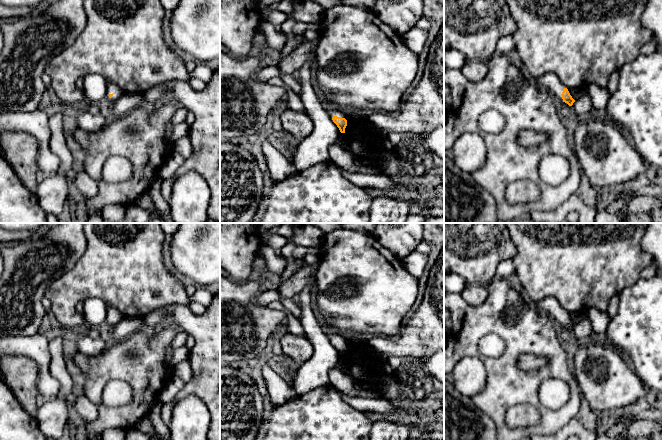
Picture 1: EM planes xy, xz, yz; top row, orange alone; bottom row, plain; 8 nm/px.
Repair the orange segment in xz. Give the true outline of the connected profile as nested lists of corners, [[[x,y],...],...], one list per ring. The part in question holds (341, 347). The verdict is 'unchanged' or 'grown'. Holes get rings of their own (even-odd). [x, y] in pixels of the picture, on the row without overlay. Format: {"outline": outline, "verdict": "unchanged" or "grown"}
{"outline": [[[323,324],[325,331],[333,344],[333,346],[337,349],[341,357],[345,357],[345,352],[347,350],[347,341],[346,339],[340,334],[340,331],[331,328],[325,324]]], "verdict": "grown"}

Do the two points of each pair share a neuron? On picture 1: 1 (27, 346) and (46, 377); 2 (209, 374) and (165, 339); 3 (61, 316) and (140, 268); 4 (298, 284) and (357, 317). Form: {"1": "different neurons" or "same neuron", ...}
{"1": "same neuron", "2": "different neurons", "3": "same neuron", "4": "different neurons"}

